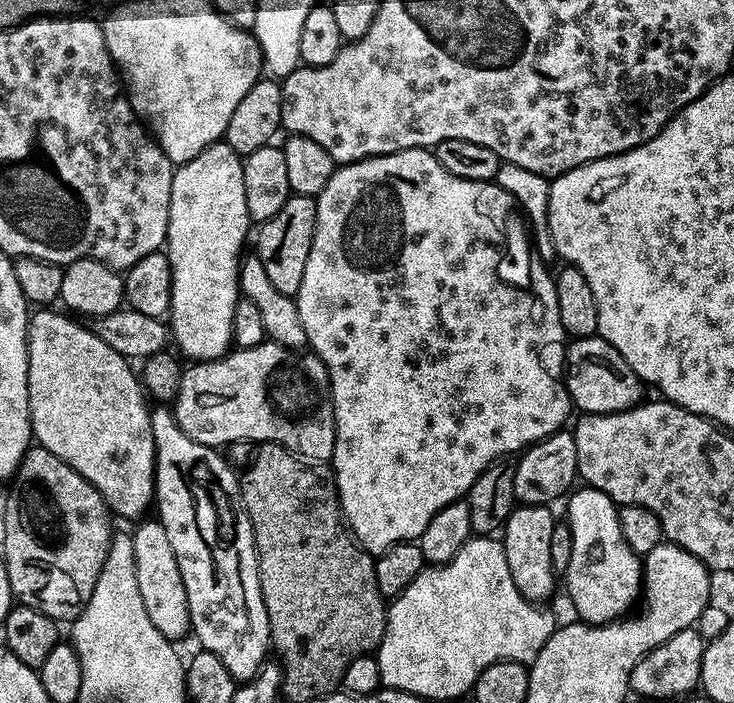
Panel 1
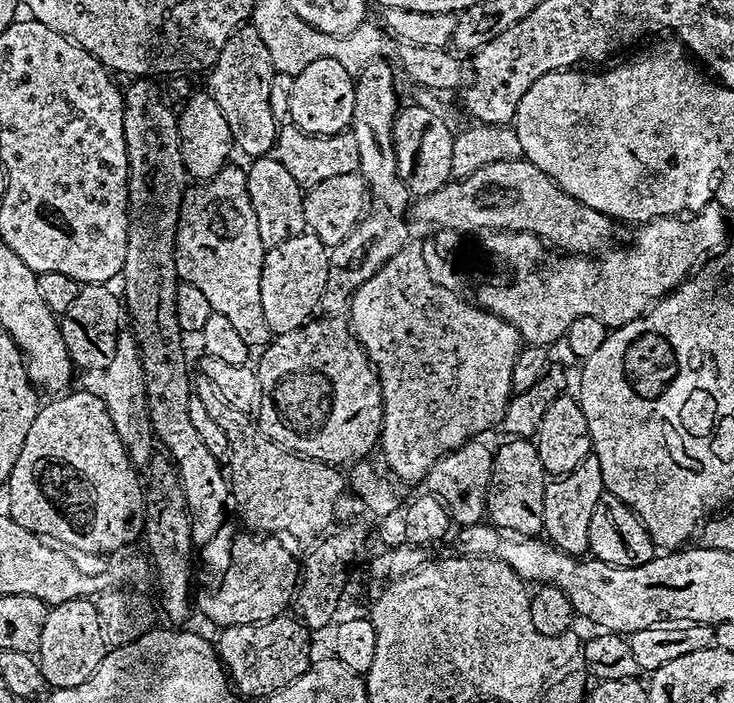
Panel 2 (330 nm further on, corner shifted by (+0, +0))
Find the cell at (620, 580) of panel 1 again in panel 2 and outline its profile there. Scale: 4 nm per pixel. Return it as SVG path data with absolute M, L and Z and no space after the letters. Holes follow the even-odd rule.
M594 454L578 462L578 466L574 466L574 470L570 470L565 476L549 479L542 518L543 535L553 548L577 558L588 552L590 514L594 514L594 506L598 506L598 498L605 495L605 492L600 463Z

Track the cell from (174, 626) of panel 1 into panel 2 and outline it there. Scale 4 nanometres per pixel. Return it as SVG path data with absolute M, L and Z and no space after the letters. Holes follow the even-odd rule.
M121 331L118 342L114 346L114 358L110 366L99 377L98 395L106 402L106 410L110 414L110 422L114 422L114 430L118 430L118 438L133 465L144 466L154 455L154 433L148 414L148 399L146 398L146 380L142 370L140 351L131 331Z

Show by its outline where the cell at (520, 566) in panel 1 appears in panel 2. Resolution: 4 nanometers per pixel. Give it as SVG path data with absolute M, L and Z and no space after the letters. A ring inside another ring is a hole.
M508 438L492 453L492 473L488 483L487 519L497 529L516 538L536 538L543 533L546 486L549 477L538 458L535 443L528 438Z

